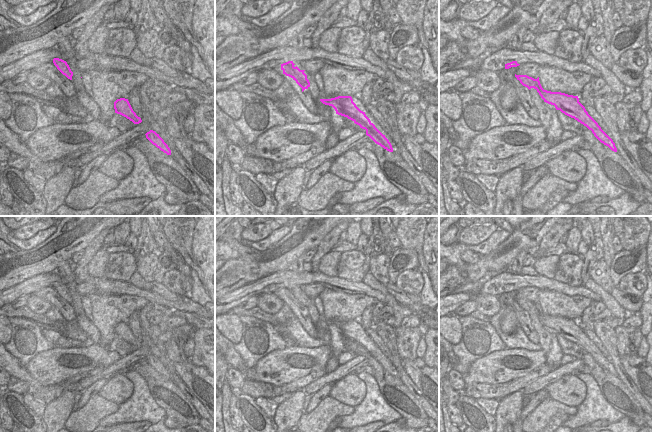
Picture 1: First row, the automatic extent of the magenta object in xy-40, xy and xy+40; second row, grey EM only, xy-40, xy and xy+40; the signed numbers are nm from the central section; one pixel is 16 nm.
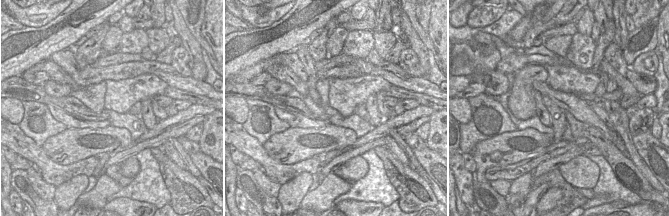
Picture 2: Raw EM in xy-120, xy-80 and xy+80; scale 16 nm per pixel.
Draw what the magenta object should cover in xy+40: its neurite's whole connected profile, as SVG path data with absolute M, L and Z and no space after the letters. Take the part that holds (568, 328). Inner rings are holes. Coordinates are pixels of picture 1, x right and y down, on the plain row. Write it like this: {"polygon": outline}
{"polygon": "M516 299L515 301L520 307L529 314L534 312L537 314L544 326L554 329L556 334L560 334L565 339L574 342L589 354L604 369L608 370L612 375L617 376L617 372L613 364L601 353L598 347L588 338L585 331L579 326L578 320L568 319L561 316L551 316L544 314L540 308L539 301L534 303L527 299Z"}

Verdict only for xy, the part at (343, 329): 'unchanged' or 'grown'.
unchanged

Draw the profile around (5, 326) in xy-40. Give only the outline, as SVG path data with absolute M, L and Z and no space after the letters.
M0 316L0 342L8 344L12 336L12 326L8 317Z

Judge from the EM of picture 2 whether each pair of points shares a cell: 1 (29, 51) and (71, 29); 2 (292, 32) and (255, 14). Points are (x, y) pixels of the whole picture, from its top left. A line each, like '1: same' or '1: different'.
1: same
2: different

